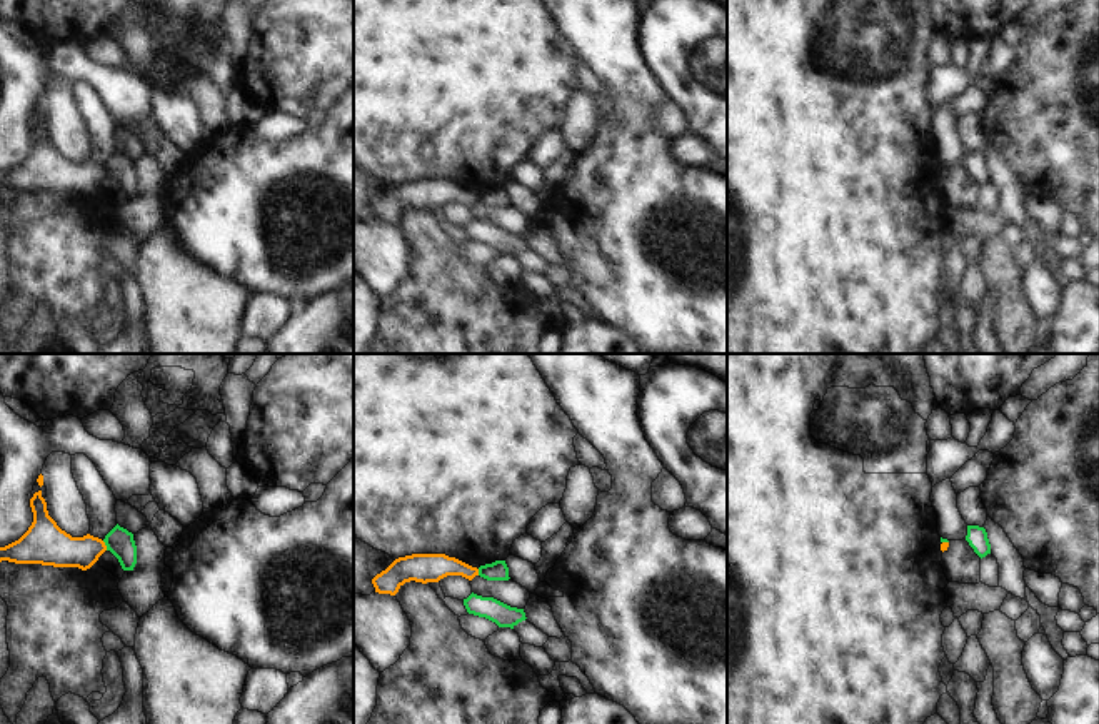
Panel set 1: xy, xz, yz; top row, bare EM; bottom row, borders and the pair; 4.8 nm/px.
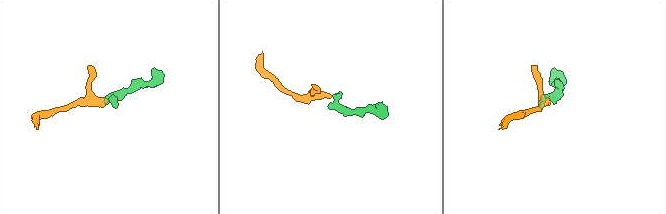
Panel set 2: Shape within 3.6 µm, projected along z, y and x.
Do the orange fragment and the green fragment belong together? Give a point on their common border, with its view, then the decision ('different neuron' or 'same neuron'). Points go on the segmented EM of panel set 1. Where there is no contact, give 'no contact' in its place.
xy (105, 546) | different neuron

